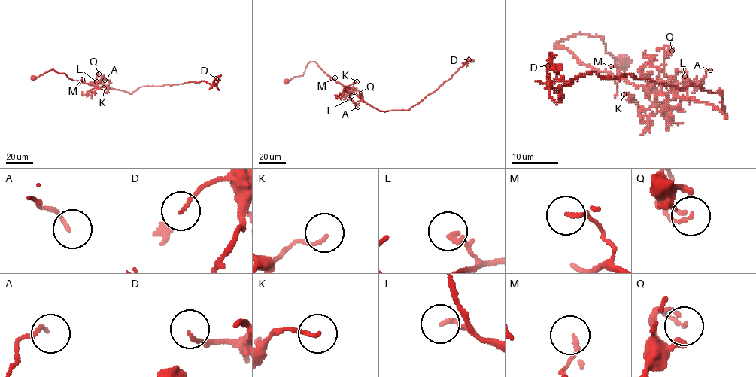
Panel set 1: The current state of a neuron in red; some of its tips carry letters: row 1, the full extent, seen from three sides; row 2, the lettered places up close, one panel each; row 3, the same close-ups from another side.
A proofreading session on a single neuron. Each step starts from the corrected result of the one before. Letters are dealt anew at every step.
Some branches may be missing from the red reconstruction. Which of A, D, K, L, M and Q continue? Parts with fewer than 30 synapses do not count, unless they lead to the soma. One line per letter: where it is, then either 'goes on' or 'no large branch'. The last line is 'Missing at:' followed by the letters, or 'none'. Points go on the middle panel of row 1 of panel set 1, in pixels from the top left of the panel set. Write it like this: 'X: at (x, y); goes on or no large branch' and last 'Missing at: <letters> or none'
A: at (357, 107); no large branch
D: at (469, 59); no large branch
K: at (356, 81); no large branch
L: at (349, 99); no large branch
M: at (335, 77); no large branch
Q: at (351, 95); no large branch
Missing at: none

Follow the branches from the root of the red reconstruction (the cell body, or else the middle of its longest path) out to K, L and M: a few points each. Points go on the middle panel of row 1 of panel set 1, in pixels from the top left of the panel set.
K: (286, 81), (302, 75), (307, 64), (315, 62), (342, 85), (347, 90), (345, 91), (346, 86), (356, 81)
L: (286, 81), (302, 75), (307, 64), (315, 62), (347, 90), (349, 99)
M: (286, 81), (302, 75), (311, 62), (315, 62), (335, 80), (335, 77)

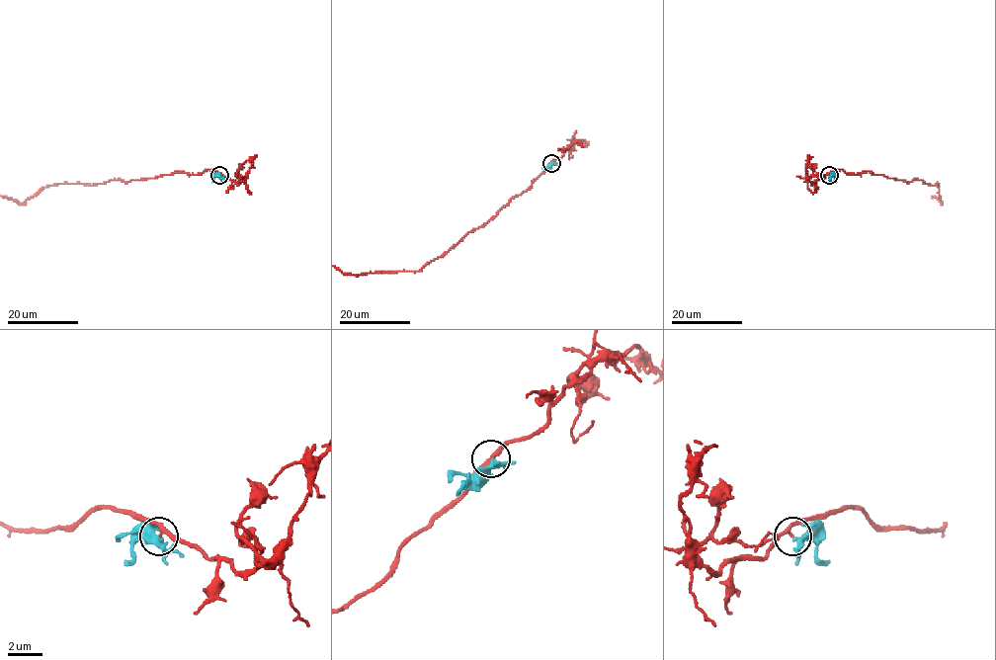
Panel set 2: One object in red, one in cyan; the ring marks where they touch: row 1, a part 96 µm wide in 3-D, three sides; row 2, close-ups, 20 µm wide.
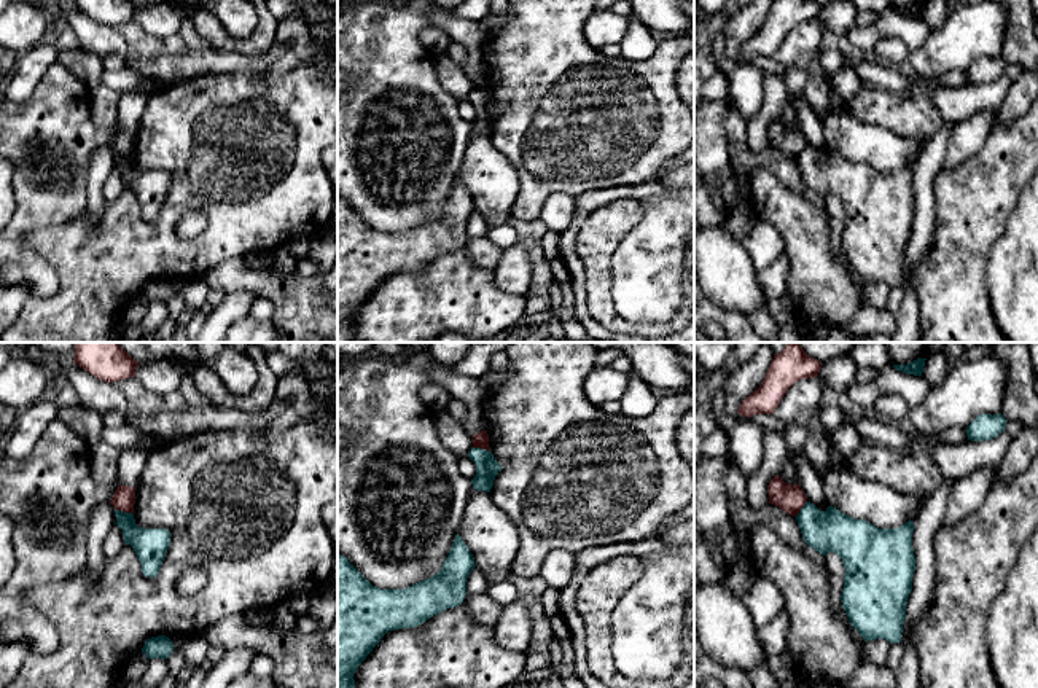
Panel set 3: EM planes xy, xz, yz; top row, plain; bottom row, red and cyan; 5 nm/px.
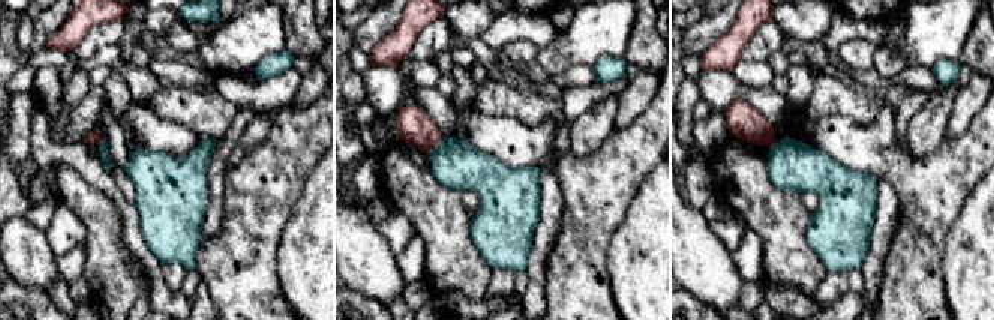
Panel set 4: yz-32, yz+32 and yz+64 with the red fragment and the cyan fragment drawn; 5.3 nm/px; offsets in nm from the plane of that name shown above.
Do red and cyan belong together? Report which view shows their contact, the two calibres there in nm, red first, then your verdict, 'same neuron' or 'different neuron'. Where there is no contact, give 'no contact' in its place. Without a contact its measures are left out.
meets red in xy; 110 nm thick on the red side, 170 nm on the other; same neuron

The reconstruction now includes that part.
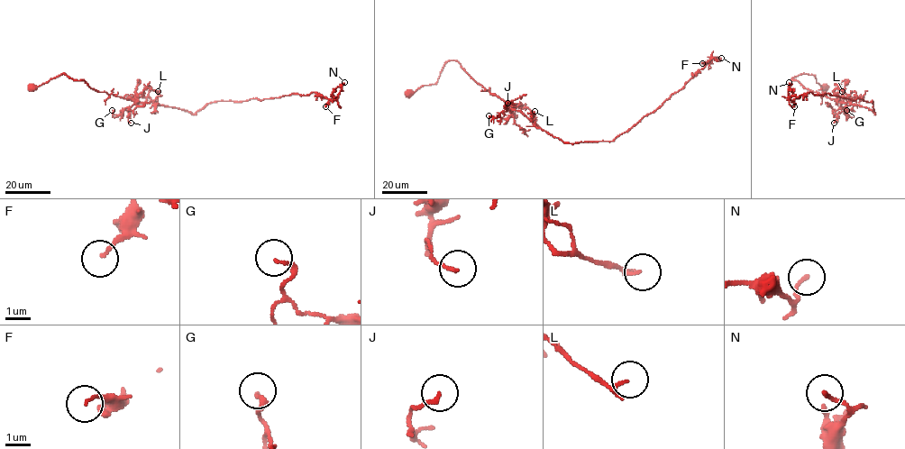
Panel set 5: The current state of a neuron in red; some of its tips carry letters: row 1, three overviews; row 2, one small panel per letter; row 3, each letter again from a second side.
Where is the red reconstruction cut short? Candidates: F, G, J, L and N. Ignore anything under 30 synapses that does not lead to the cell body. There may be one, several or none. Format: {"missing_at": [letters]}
{"missing_at": []}

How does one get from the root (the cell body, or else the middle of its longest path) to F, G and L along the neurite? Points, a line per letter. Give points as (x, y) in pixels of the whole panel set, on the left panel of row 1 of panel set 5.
F: (32, 86), (63, 73), (99, 92), (193, 114), (211, 103), (293, 93), (319, 93), (328, 99), (325, 106)
G: (32, 86), (39, 87), (63, 73), (83, 80), (92, 88), (134, 101), (121, 115), (112, 110)
L: (32, 86), (39, 87), (63, 73), (83, 80), (92, 88), (126, 99), (134, 99), (146, 87), (158, 91)

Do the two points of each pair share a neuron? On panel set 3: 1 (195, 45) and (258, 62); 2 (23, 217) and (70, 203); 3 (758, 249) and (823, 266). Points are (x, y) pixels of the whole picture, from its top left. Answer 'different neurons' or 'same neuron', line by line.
1: same neuron
2: same neuron
3: different neurons

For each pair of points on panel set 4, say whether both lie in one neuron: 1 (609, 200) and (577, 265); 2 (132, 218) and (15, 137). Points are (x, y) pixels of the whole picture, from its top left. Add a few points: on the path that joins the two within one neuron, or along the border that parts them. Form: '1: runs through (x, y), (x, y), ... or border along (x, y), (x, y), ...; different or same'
1: runs through (595, 217), (586, 226), (580, 248); same
2: border along (33, 111), (30, 155), (27, 158); different

